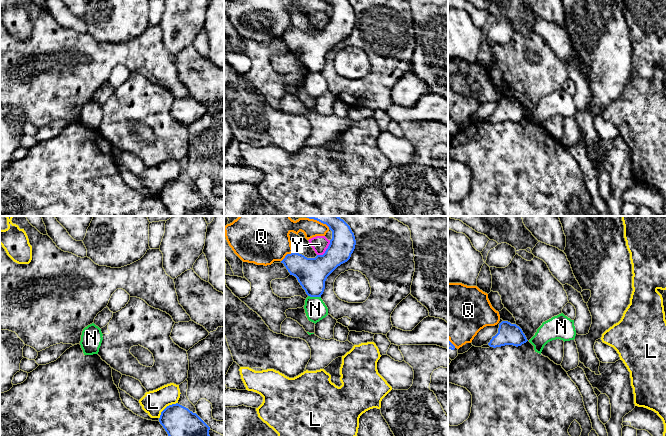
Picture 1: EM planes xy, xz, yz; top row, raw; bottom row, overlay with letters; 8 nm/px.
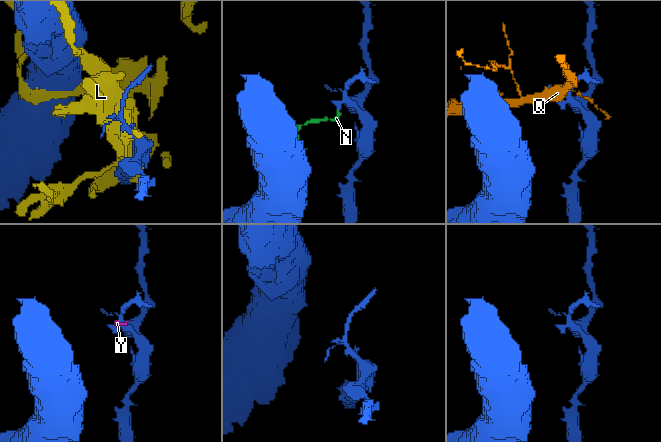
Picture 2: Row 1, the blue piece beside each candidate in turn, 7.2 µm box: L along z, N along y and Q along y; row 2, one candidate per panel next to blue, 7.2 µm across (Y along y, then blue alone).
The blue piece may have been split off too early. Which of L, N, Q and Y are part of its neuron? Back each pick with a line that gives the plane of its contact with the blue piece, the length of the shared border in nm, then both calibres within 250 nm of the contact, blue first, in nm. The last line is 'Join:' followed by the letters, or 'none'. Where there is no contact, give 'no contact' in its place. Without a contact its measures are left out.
Join: none

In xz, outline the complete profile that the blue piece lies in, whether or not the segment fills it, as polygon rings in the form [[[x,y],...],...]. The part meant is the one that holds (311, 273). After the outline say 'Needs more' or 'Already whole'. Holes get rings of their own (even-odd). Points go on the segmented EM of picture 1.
[[[308,216],[309,219],[317,220],[326,224],[332,231],[332,239],[323,255],[317,255],[315,258],[307,258],[302,254],[293,252],[287,254],[281,261],[290,275],[297,278],[298,282],[310,297],[321,297],[325,289],[327,277],[341,264],[347,262],[353,253],[356,245],[354,233],[350,226],[339,216]]]. Already whole

